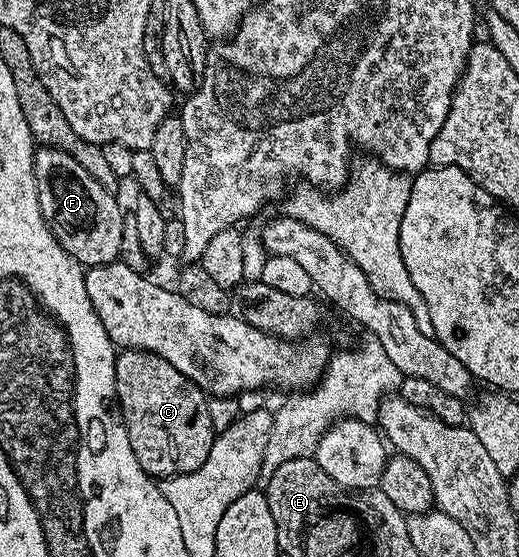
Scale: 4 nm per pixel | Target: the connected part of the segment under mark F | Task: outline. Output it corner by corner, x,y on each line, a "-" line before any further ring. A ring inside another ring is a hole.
39,146
34,152
34,176
36,177
36,193
40,213
49,225
50,231
56,237
58,244
70,254
77,263
87,268
105,263
115,262
119,258
121,241
121,223
124,207
121,207
114,198
115,192
104,189
96,177
87,173
81,165
76,165
68,153
60,153
60,149

